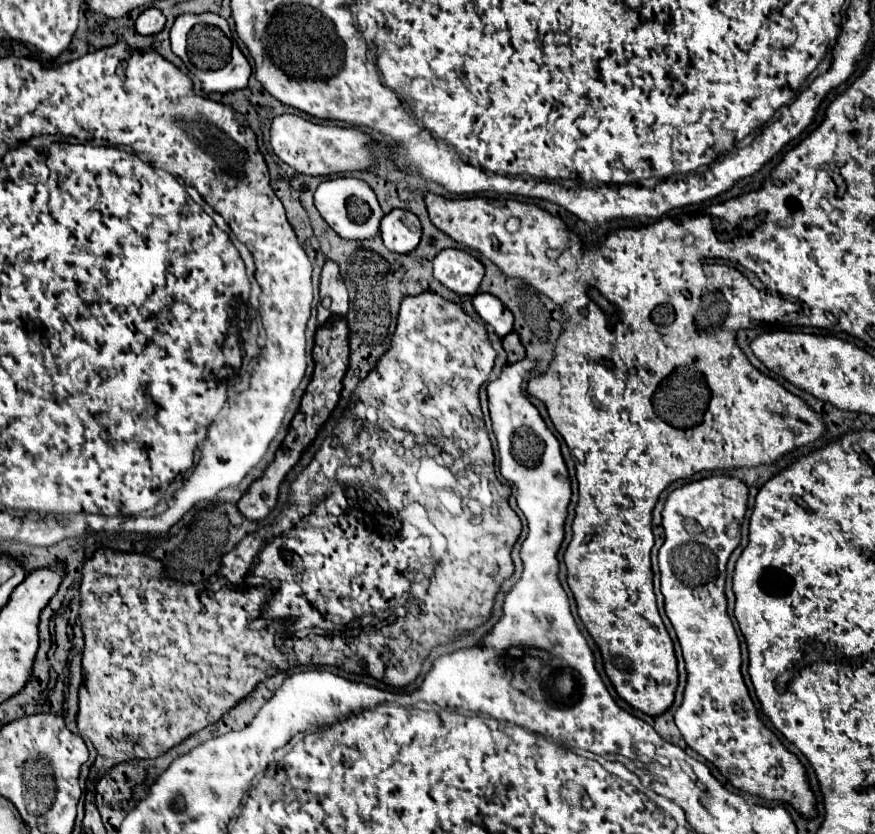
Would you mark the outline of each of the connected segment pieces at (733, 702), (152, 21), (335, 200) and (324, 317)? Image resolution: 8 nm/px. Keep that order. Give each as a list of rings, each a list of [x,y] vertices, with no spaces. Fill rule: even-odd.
[[[709,476],[697,482],[689,482],[673,490],[663,508],[665,544],[659,550],[661,570],[661,592],[665,596],[665,612],[679,638],[683,658],[687,664],[687,686],[683,704],[675,712],[675,724],[681,730],[685,742],[699,752],[699,756],[713,762],[719,772],[739,790],[767,798],[789,802],[797,812],[807,818],[815,816],[815,796],[809,788],[805,768],[779,738],[759,720],[753,700],[741,676],[741,652],[733,622],[727,614],[725,598],[725,566],[731,552],[741,542],[741,522],[747,510],[747,486],[731,476]]]
[[[147,8],[135,22],[137,32],[143,36],[155,36],[165,26],[165,16],[157,8]]]
[[[333,178],[333,180],[321,182],[317,192],[315,192],[315,208],[319,210],[323,220],[345,240],[373,238],[375,234],[379,234],[379,224],[381,224],[381,218],[385,216],[379,202],[377,202],[377,196],[373,192],[373,188],[365,180],[359,180],[359,178]],[[351,200],[363,202],[363,206],[365,206],[363,212],[369,212],[369,214],[361,214],[361,218],[351,216],[349,214],[349,202]]]
[[[325,262],[321,272],[321,302],[317,306],[317,324],[325,324],[333,316],[345,316],[347,302],[347,288],[341,280],[339,266],[335,262]]]

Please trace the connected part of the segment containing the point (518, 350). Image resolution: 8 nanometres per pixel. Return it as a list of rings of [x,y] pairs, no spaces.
[[[509,332],[505,338],[503,338],[503,348],[507,352],[507,362],[519,362],[521,358],[525,358],[525,350],[519,342],[519,336],[515,332]]]

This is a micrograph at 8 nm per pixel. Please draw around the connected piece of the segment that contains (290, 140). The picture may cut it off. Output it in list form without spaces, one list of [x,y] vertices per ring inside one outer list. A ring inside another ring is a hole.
[[[281,114],[271,122],[271,148],[291,168],[309,176],[331,176],[341,172],[365,170],[371,166],[371,154],[367,148],[369,138],[355,128],[319,126],[301,116]]]

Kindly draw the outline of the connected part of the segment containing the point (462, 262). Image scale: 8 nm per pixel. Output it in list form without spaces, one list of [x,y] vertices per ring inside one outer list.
[[[457,248],[441,250],[433,258],[433,278],[463,296],[473,296],[479,292],[483,272],[485,270],[477,258]]]

